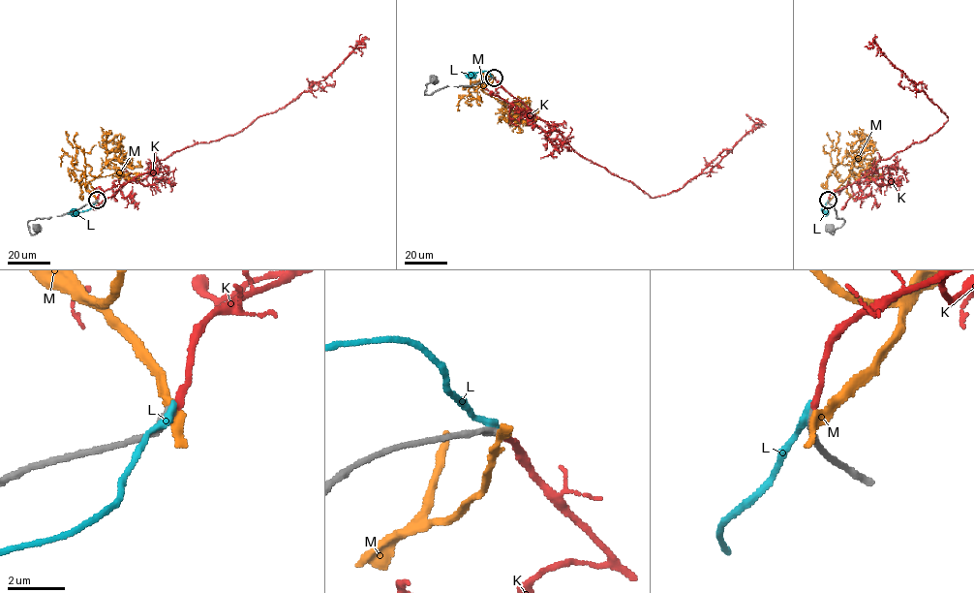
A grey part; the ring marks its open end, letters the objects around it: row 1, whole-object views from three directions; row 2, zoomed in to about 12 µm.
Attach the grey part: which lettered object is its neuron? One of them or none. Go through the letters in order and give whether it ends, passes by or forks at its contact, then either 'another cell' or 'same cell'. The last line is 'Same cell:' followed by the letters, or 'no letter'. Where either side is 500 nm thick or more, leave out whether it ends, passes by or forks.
K: it ends; same cell
L: it ends; another cell
M: it ends; another cell
Same cell: K

